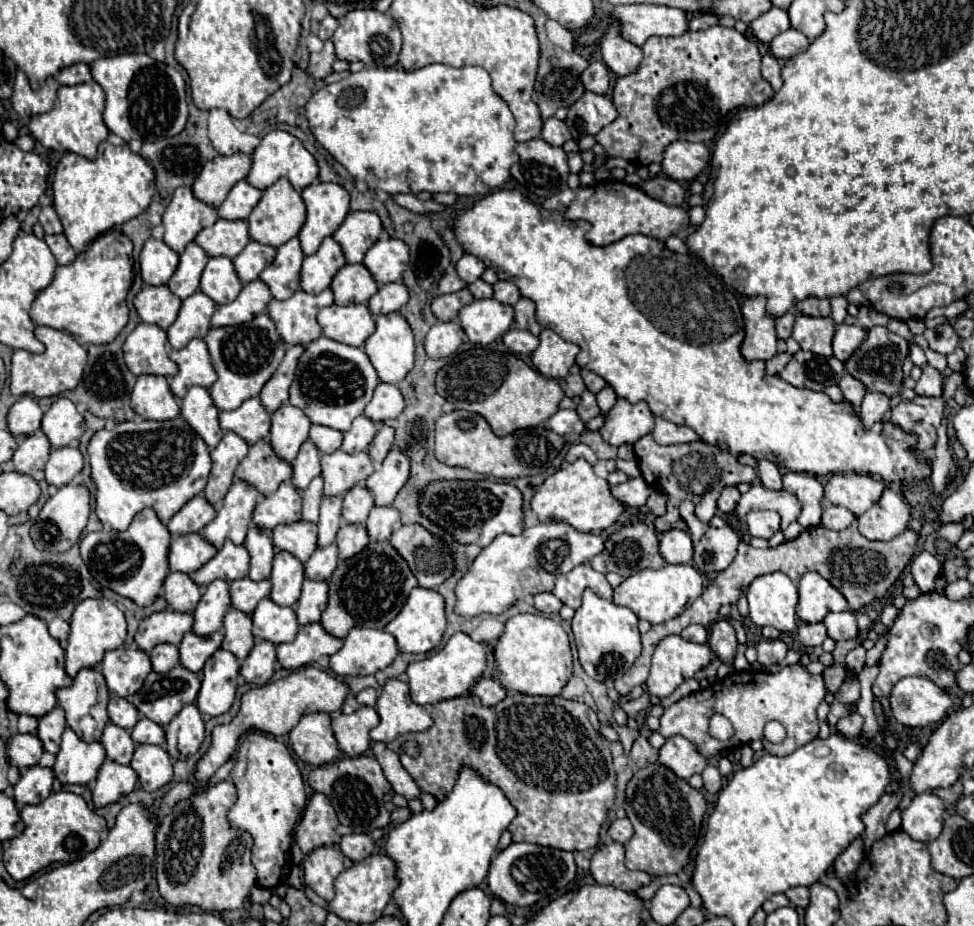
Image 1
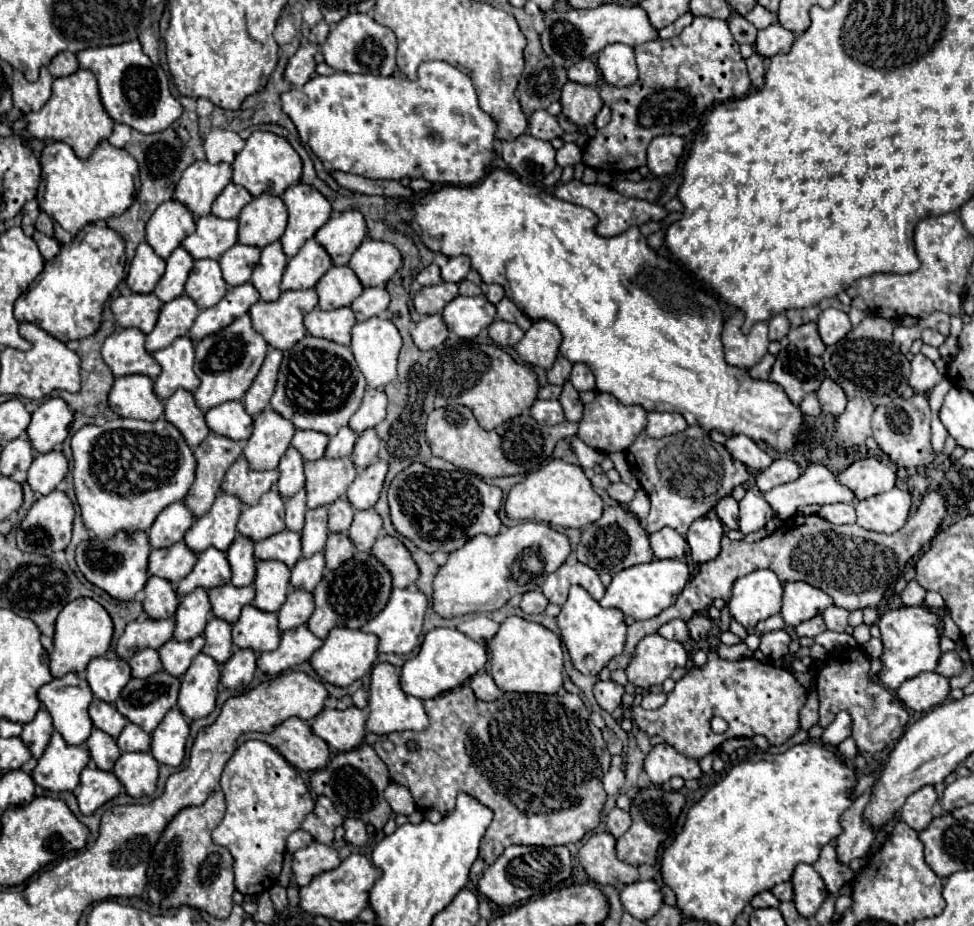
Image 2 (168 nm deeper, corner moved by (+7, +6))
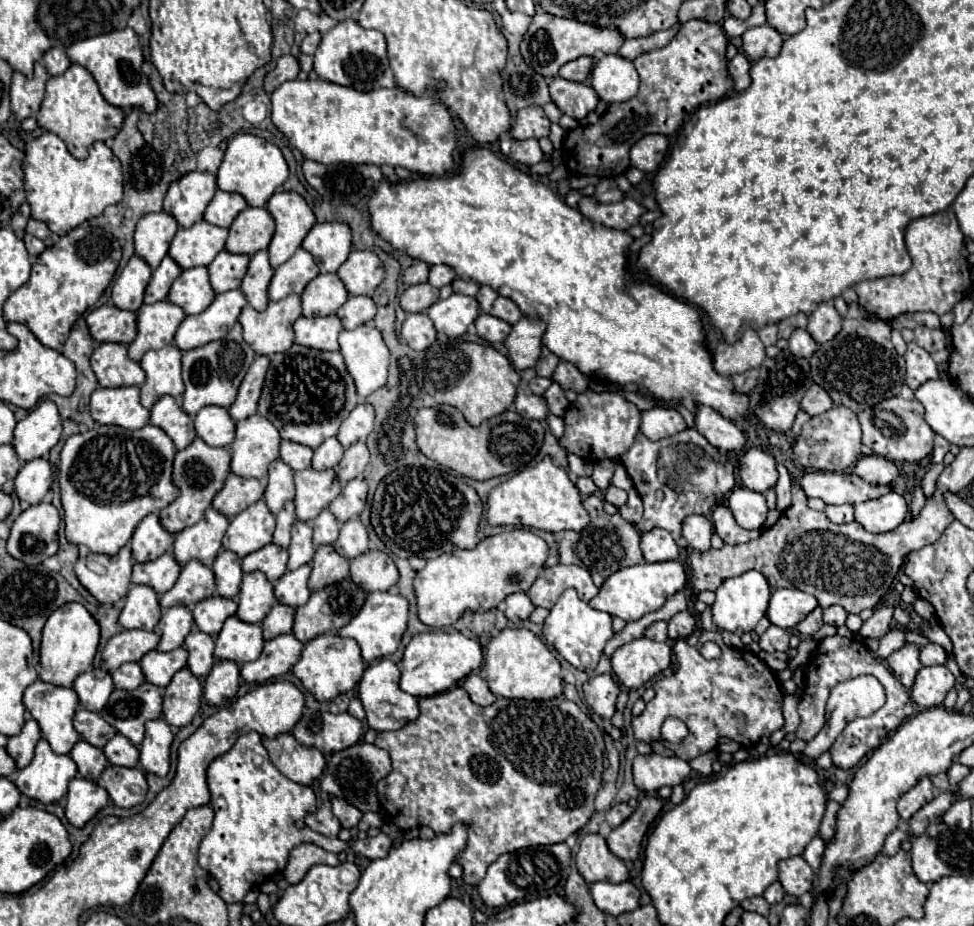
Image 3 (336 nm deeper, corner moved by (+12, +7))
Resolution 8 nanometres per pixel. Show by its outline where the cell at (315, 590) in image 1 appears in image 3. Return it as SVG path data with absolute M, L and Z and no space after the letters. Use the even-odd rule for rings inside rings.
M276 603L272 607L272 611L262 621L264 639L268 641L268 639L274 639L278 635L292 633L292 625L294 625L294 607L286 607L286 605Z

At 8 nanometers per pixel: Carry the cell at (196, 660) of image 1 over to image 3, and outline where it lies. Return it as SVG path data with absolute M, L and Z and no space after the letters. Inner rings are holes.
M182 647L170 653L160 653L154 649L140 659L140 667L148 683L164 689L174 677L174 673L186 667L186 651L182 651Z

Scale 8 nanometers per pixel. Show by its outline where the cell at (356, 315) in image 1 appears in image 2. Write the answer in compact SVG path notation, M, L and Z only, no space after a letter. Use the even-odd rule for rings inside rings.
M349 306L335 310L315 308L305 316L305 328L311 336L327 338L343 346L351 344L351 328L355 326L355 314Z

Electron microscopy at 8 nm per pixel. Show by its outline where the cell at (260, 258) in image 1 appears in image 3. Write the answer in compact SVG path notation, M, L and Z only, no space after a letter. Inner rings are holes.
M220 251L216 259L206 267L212 289L216 293L238 289L246 275L248 261L250 261L248 255L234 255L228 251Z

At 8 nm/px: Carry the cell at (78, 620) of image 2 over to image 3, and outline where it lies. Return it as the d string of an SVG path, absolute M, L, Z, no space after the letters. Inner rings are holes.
M66 603L56 609L44 629L42 629L42 647L40 647L40 673L38 677L46 683L58 687L72 687L74 679L92 669L92 659L98 649L100 627L94 617L80 603Z

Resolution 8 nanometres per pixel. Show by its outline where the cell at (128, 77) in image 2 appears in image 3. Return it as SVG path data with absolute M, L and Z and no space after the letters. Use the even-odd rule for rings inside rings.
M130 27L76 41L68 47L66 55L72 63L86 67L94 75L94 79L100 87L100 93L104 95L104 99L108 103L122 107L122 109L142 107L144 111L154 111L154 107L158 107L156 95L150 87L150 81L142 73L142 67L140 67L142 65L142 49L140 49L138 37Z

